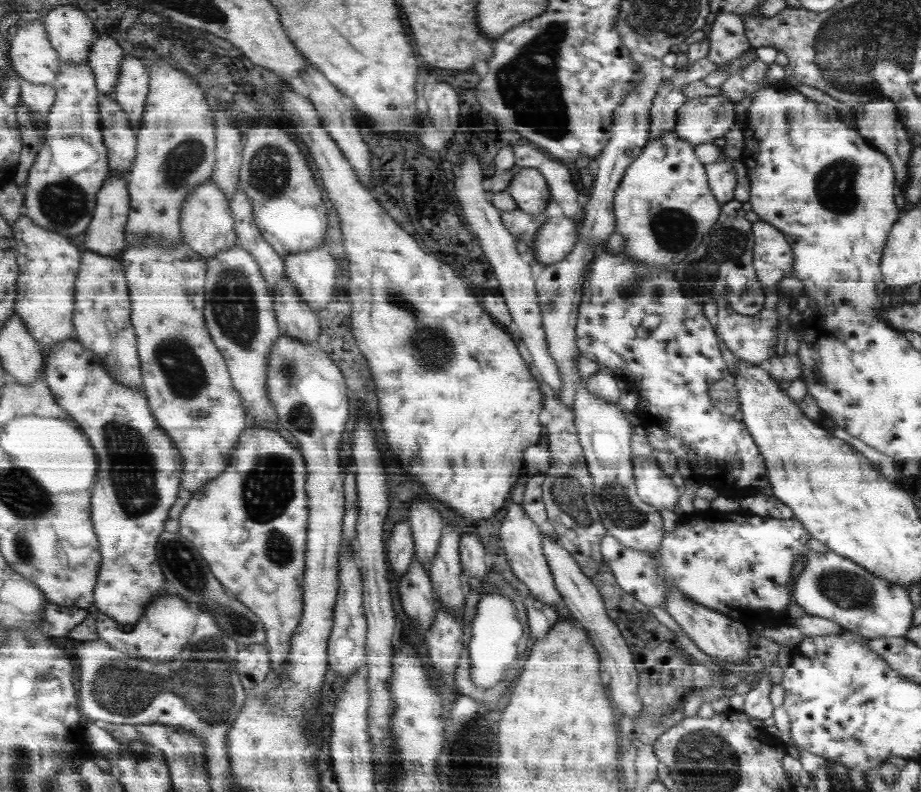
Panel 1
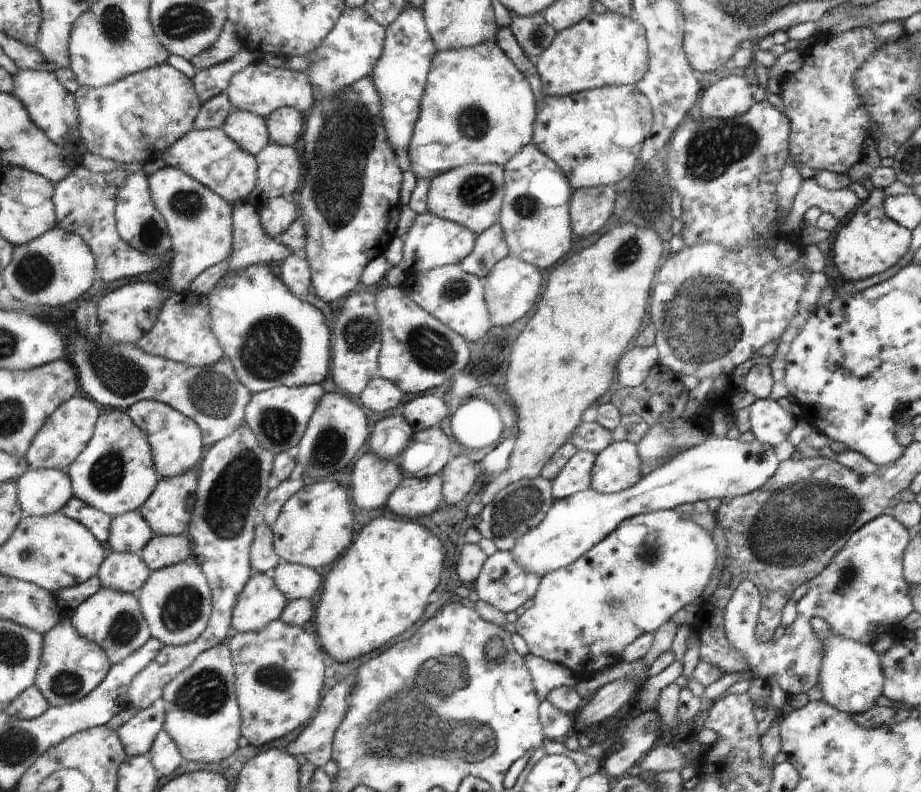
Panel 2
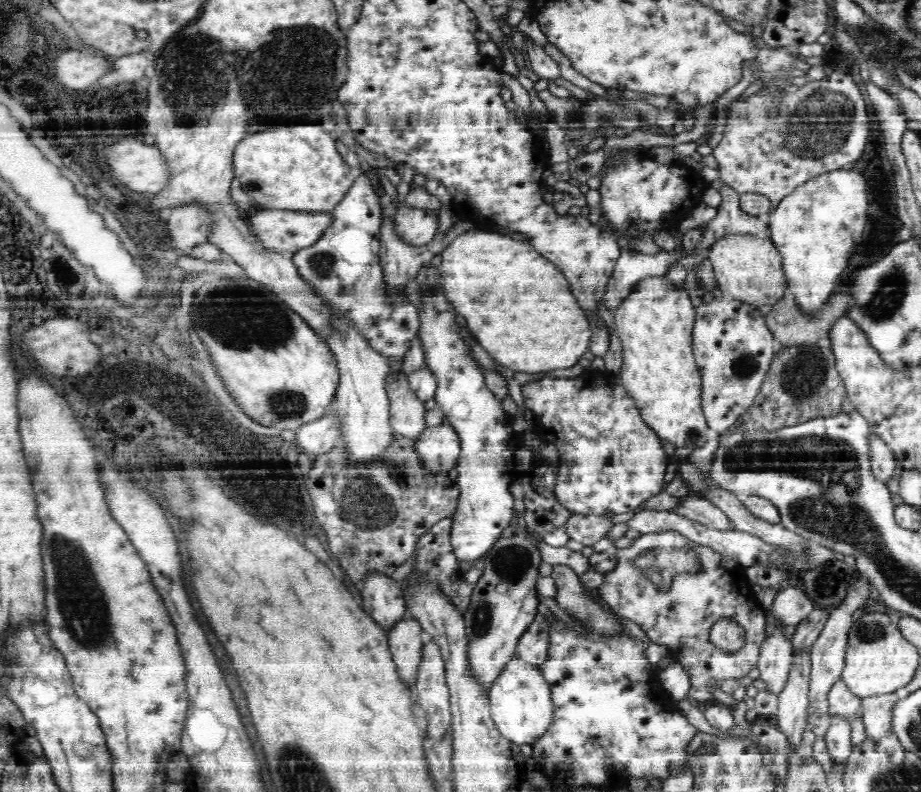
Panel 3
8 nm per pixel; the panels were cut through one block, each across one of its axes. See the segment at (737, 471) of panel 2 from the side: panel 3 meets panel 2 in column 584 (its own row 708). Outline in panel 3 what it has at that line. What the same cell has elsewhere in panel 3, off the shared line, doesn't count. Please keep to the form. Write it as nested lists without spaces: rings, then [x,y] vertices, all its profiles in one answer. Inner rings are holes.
[[[516,654],[504,666],[500,676],[492,682],[492,688],[488,694],[492,702],[492,720],[496,728],[502,732],[502,736],[512,740],[512,744],[518,744],[518,746],[538,744],[538,740],[552,728],[556,720],[552,688],[544,680],[542,670],[534,664],[520,660],[520,656]]]

